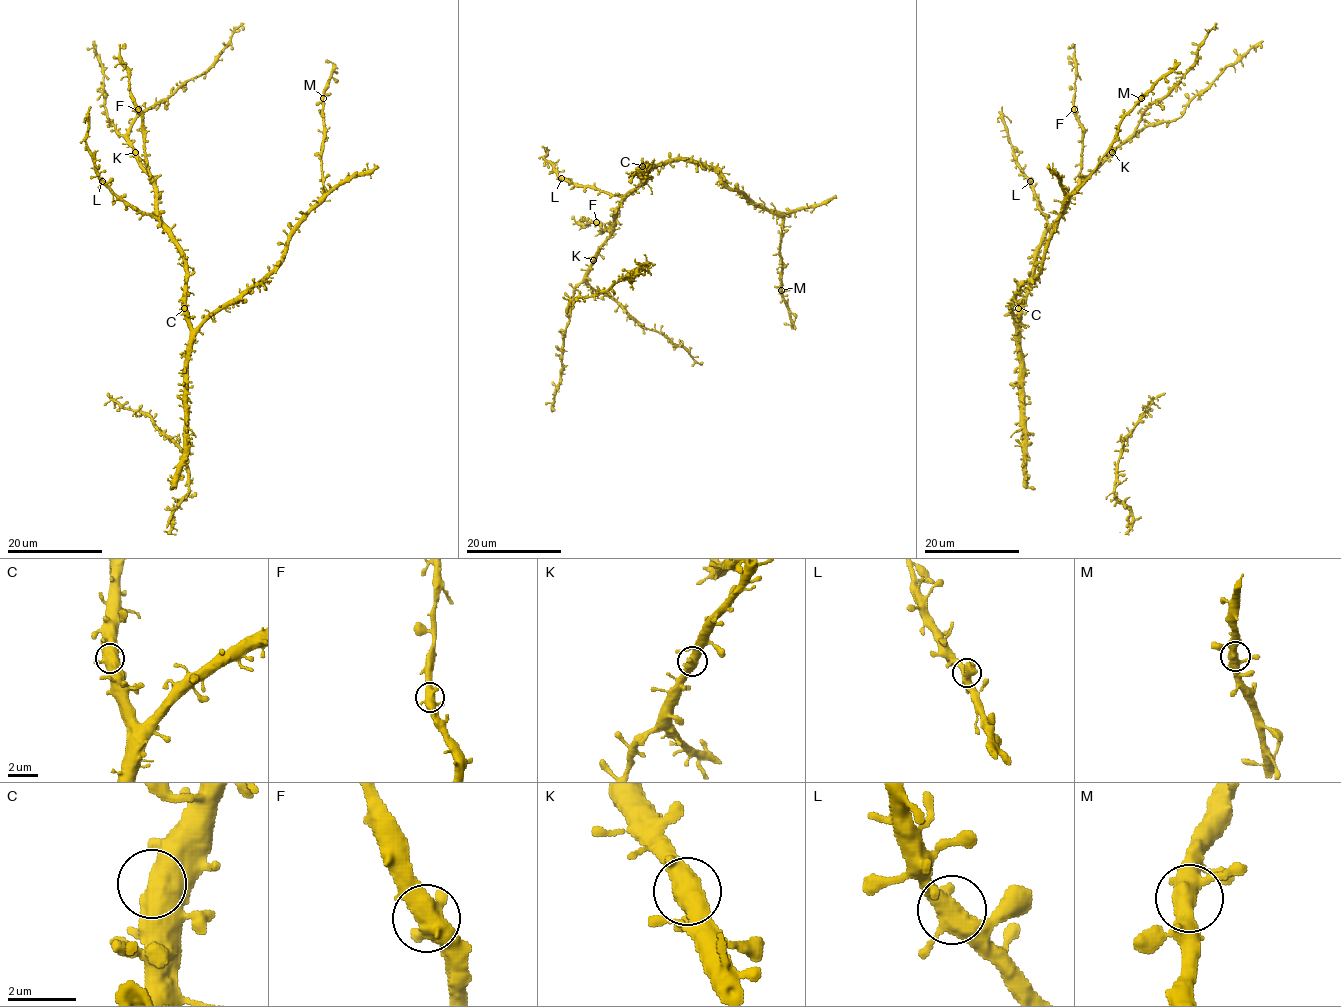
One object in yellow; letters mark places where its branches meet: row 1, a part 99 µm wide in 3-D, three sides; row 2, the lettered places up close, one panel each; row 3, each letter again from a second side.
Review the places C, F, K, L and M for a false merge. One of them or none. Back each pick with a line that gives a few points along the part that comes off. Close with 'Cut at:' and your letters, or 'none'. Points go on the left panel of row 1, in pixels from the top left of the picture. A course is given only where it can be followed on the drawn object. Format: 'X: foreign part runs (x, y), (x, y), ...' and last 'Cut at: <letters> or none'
Cut at: none

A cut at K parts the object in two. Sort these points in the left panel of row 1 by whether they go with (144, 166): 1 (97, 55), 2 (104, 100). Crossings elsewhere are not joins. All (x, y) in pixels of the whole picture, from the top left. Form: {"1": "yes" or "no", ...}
{"1": "no", "2": "no"}

